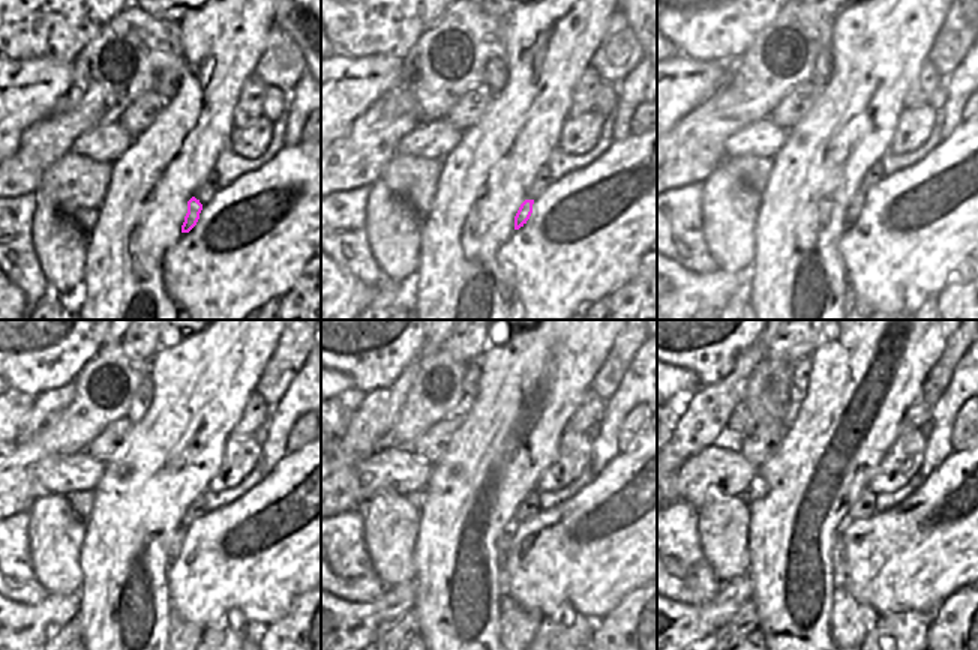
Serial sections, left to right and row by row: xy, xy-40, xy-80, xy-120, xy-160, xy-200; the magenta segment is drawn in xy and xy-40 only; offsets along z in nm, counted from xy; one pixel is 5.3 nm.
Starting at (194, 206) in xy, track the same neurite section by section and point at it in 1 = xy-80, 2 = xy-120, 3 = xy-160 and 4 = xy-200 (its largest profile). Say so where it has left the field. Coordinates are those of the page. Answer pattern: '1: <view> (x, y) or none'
1: xy-80 (855, 204)
2: xy-120 (179, 536)
3: xy-160 (503, 544)
4: xy-200 (839, 556)

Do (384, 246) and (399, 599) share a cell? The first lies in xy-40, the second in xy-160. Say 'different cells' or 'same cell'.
different cells

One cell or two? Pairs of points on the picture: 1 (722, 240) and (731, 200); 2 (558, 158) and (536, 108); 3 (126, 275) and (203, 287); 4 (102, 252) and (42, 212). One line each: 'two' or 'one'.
1: one
2: two
3: two
4: two

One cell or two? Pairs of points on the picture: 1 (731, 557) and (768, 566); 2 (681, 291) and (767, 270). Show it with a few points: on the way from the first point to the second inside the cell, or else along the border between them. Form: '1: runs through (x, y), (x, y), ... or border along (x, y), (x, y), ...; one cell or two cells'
1: border along (749, 526), (747, 574); two cells
2: border along (746, 273), (747, 278); two cells

